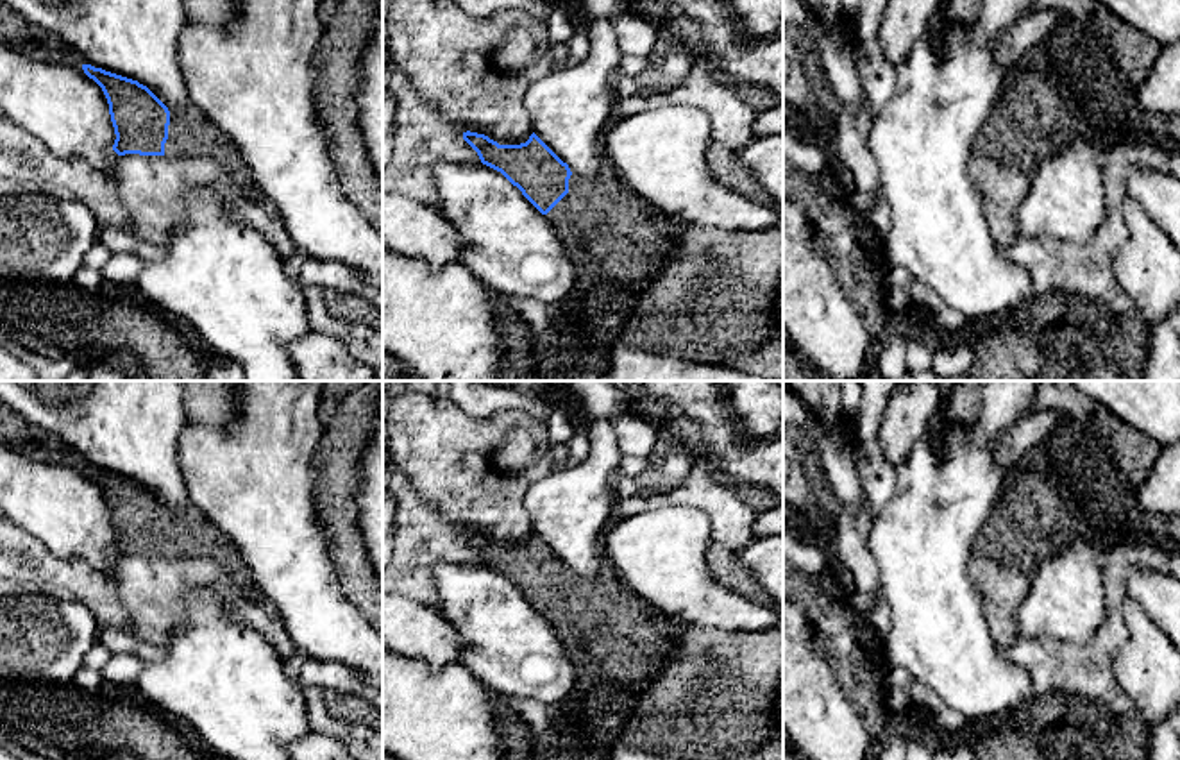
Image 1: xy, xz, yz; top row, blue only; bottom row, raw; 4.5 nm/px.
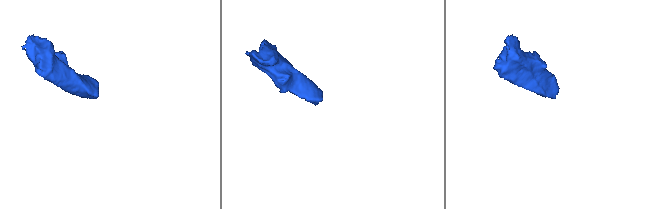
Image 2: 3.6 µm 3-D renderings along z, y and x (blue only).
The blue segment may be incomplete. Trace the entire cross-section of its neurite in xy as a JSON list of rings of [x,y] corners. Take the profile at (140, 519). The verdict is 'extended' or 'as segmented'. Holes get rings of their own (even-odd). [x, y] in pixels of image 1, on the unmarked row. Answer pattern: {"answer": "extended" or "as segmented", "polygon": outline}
{"answer": "extended", "polygon": [[[82,465],[84,474],[93,479],[104,492],[109,515],[114,528],[113,551],[118,556],[184,556],[184,558],[209,558],[220,562],[232,576],[249,579],[245,563],[241,562],[234,544],[220,528],[216,528],[202,511],[190,506],[184,513],[170,513],[168,508],[138,481]]]}

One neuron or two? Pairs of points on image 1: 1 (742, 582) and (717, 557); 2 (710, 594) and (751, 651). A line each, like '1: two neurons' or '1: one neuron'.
1: one neuron
2: two neurons

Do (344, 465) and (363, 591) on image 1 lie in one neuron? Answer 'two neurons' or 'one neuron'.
one neuron

